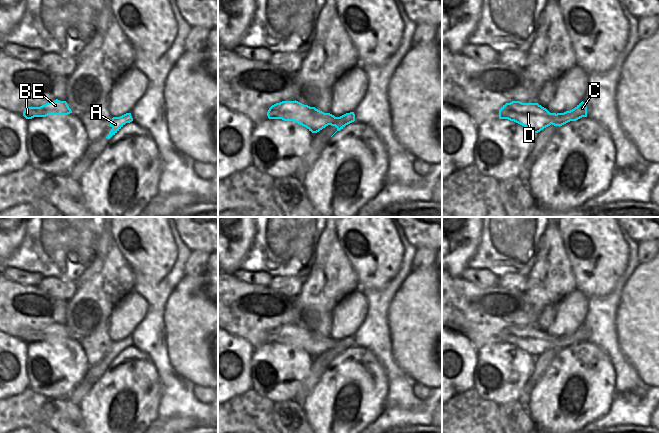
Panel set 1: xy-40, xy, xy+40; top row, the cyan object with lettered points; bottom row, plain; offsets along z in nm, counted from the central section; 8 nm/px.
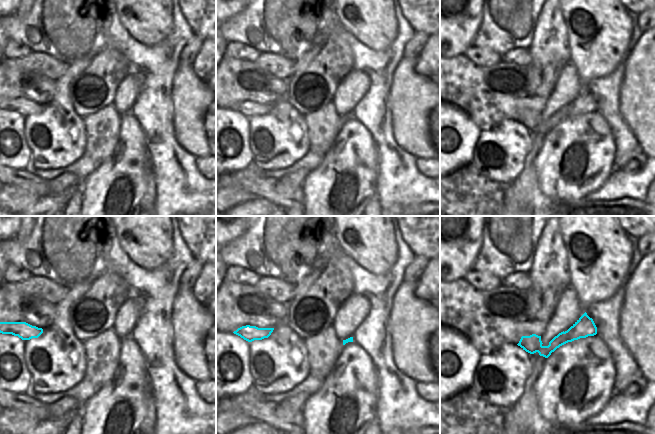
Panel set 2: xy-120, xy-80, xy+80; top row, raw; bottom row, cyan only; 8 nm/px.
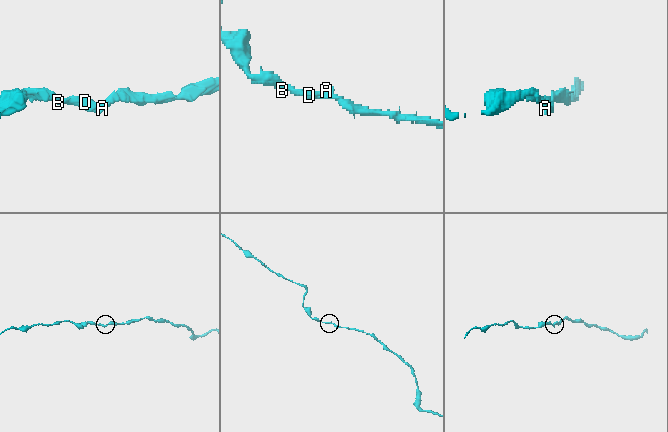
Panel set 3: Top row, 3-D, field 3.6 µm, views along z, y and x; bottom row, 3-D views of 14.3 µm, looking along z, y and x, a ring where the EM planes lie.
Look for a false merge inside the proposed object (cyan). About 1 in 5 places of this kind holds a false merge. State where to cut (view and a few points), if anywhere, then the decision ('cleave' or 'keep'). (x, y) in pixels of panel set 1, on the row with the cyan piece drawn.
no cut; keep

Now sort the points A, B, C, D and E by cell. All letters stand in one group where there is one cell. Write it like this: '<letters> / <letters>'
A B C D E

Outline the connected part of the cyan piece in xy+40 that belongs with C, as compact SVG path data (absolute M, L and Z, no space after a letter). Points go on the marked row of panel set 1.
M512 101L506 103L499 110L499 119L514 121L534 133L538 133L550 126L562 126L570 121L587 117L587 106L582 101L574 109L564 113L550 113L538 103L522 103Z

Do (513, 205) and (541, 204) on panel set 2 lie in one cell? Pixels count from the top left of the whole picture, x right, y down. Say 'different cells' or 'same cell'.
same cell

